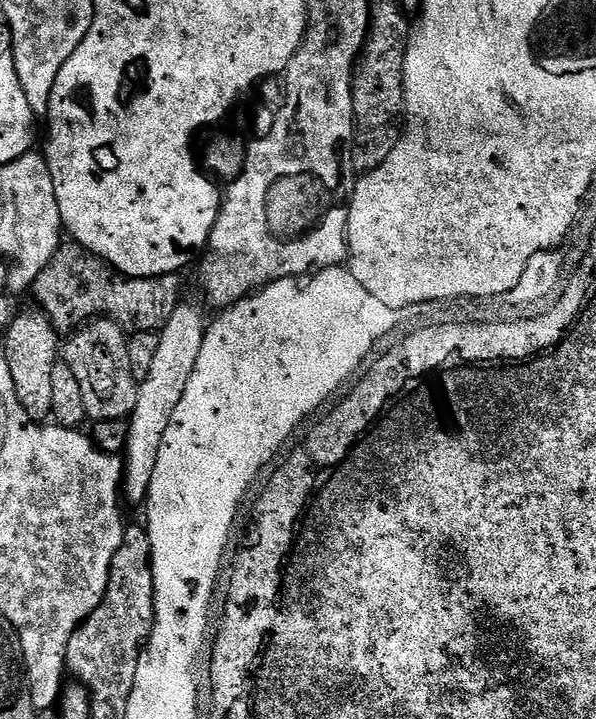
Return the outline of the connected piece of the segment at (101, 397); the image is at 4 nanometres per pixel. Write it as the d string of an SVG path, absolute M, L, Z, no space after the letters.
M97 318L88 321L67 337L62 360L74 370L78 386L82 386L82 402L86 402L88 420L124 420L132 415L138 402L140 385L130 374L129 333L114 320Z

